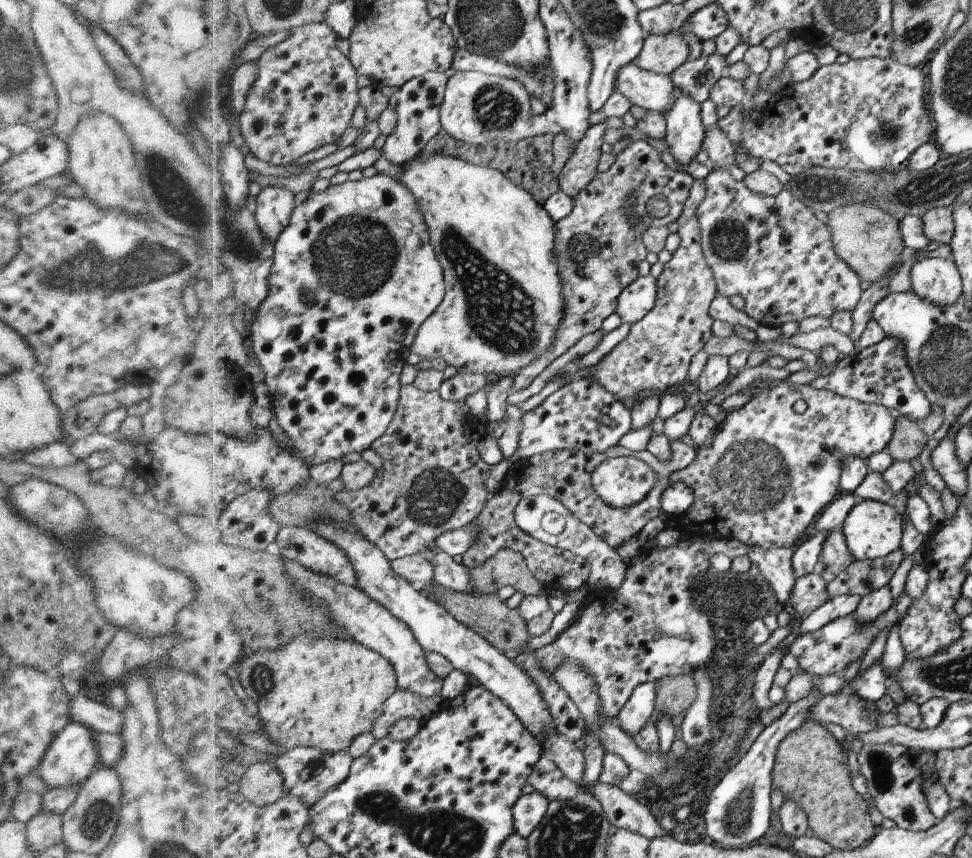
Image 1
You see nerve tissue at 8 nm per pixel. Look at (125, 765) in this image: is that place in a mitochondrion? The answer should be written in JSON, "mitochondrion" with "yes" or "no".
{"mitochondrion":"no"}

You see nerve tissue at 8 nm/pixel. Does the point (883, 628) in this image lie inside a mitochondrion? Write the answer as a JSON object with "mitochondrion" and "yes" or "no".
{"mitochondrion":"no"}

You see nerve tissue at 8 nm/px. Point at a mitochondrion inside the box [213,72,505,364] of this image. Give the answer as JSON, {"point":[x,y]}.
{"point":[352,250]}

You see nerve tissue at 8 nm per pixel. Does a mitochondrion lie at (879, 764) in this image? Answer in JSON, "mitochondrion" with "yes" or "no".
{"mitochondrion":"yes"}

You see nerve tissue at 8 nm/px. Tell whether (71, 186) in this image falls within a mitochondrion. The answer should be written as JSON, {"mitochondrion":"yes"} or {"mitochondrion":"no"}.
{"mitochondrion":"no"}

